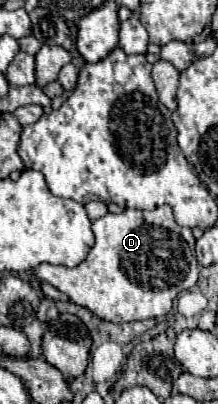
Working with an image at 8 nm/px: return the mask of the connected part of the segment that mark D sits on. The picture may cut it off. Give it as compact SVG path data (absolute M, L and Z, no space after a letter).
M163 204L151 212L147 210L123 210L121 214L107 214L91 224L95 234L95 244L91 246L87 258L75 266L51 266L39 264L33 274L37 282L47 282L55 286L59 292L67 294L71 302L89 308L93 314L107 322L135 322L135 320L149 320L161 318L169 314L173 300L179 292L193 288L199 276L199 262L195 258L195 238L191 228L183 228L175 222L173 210Z

